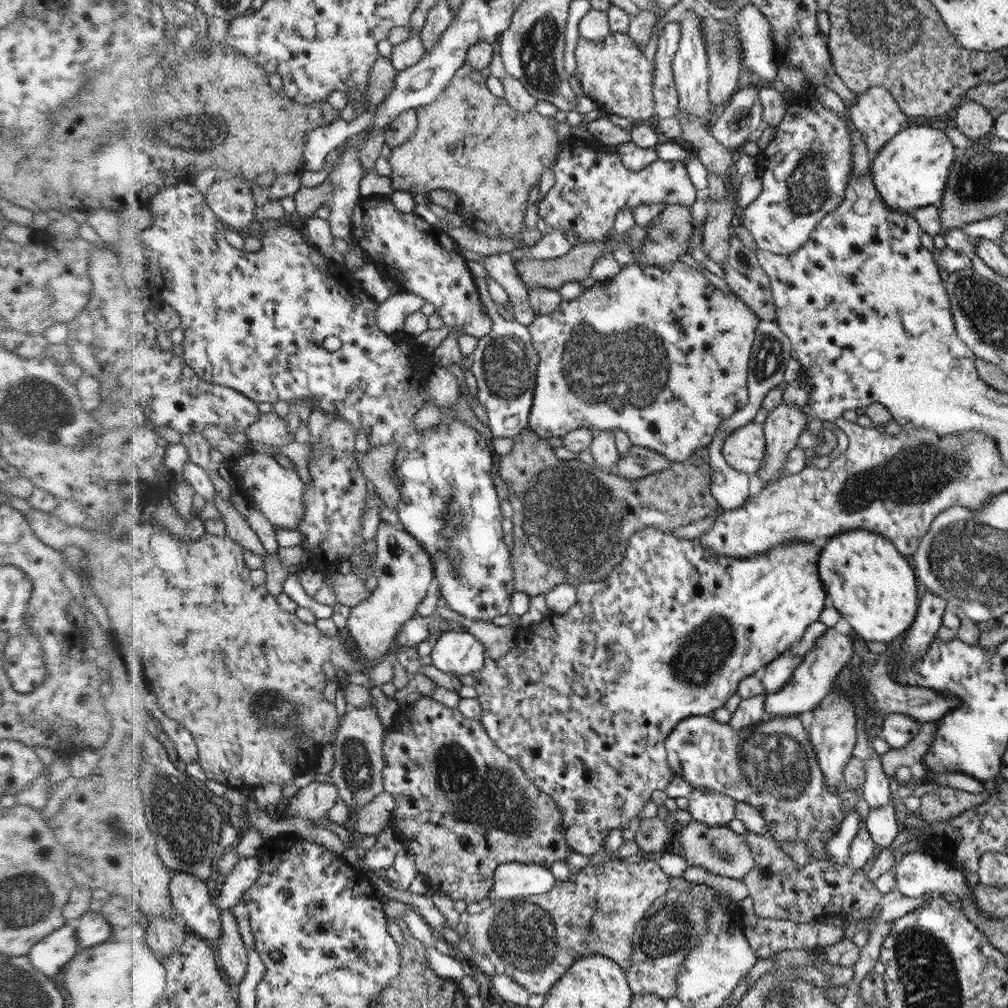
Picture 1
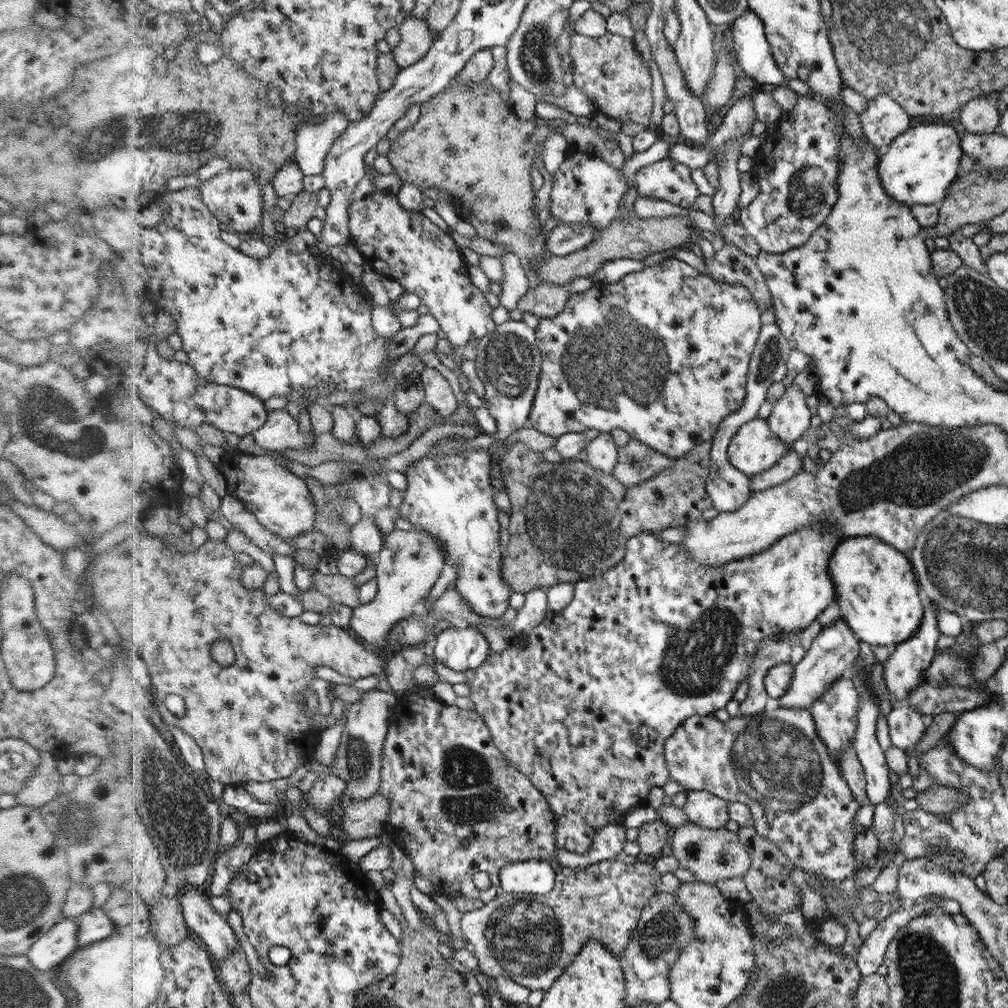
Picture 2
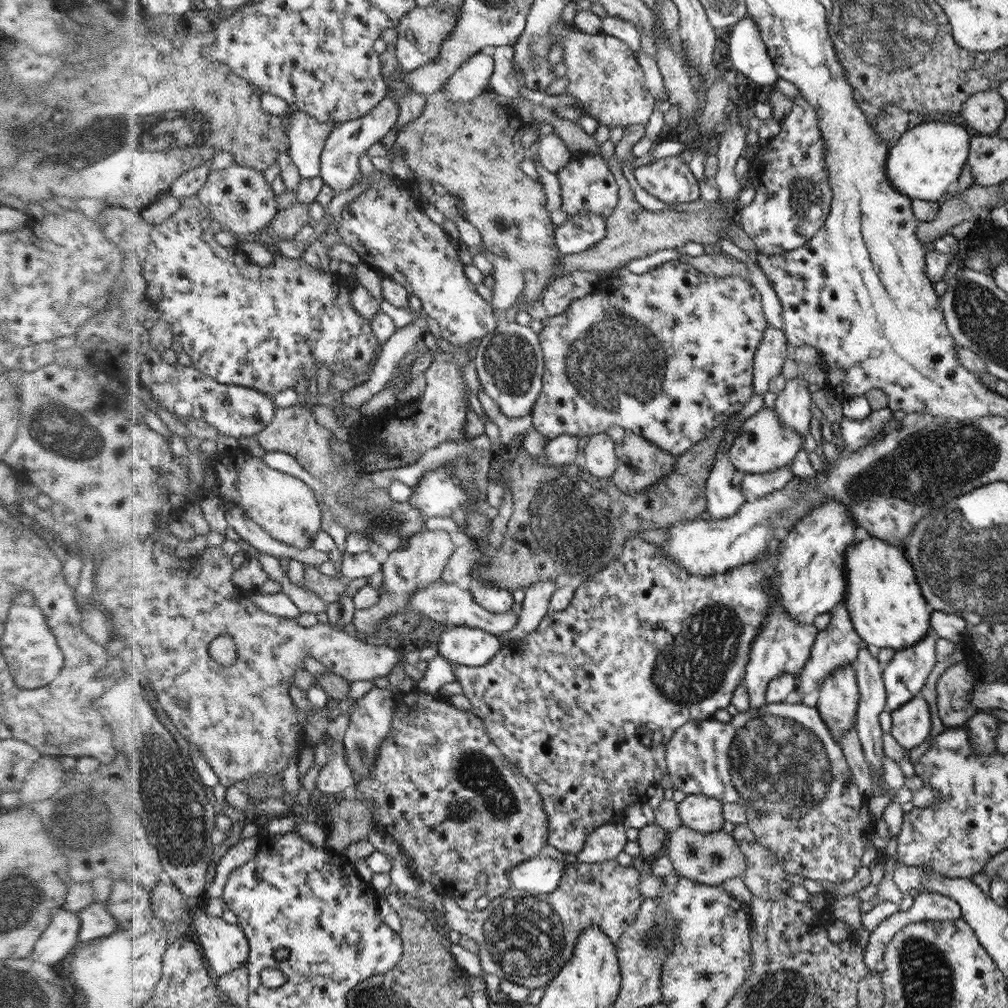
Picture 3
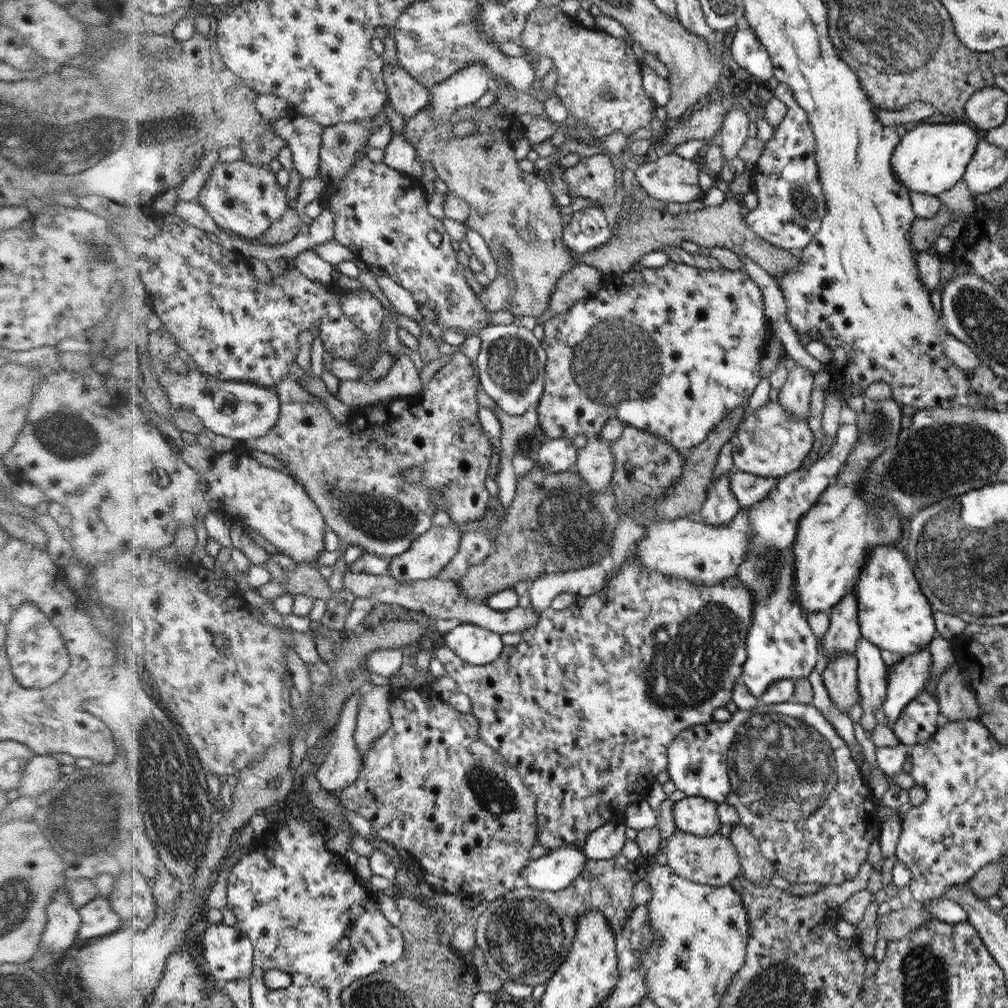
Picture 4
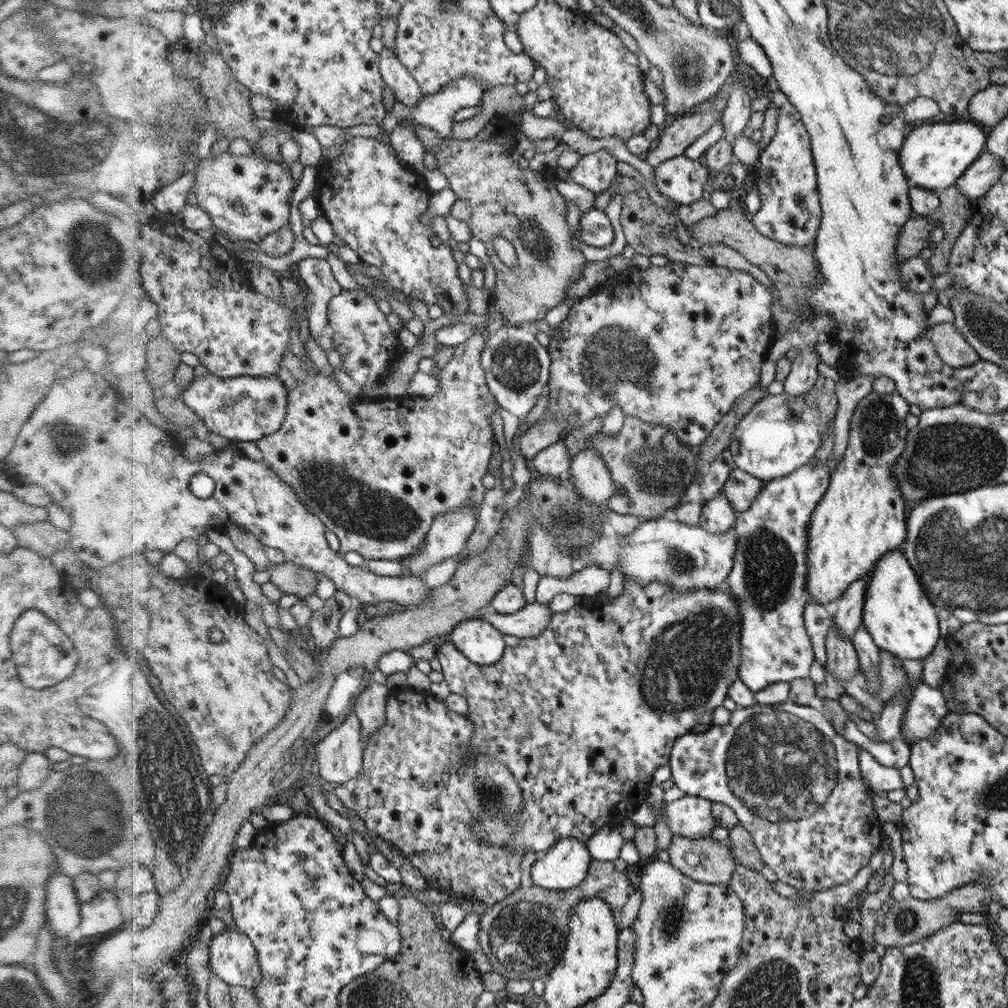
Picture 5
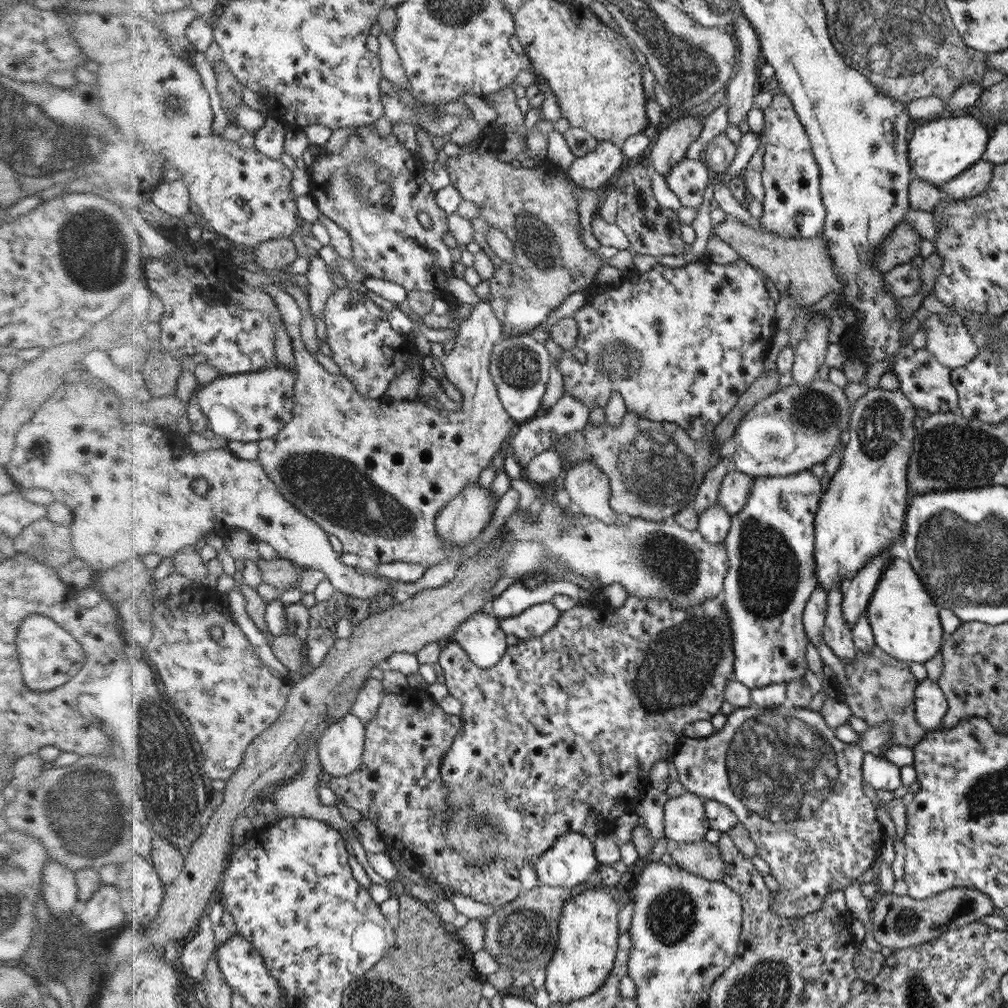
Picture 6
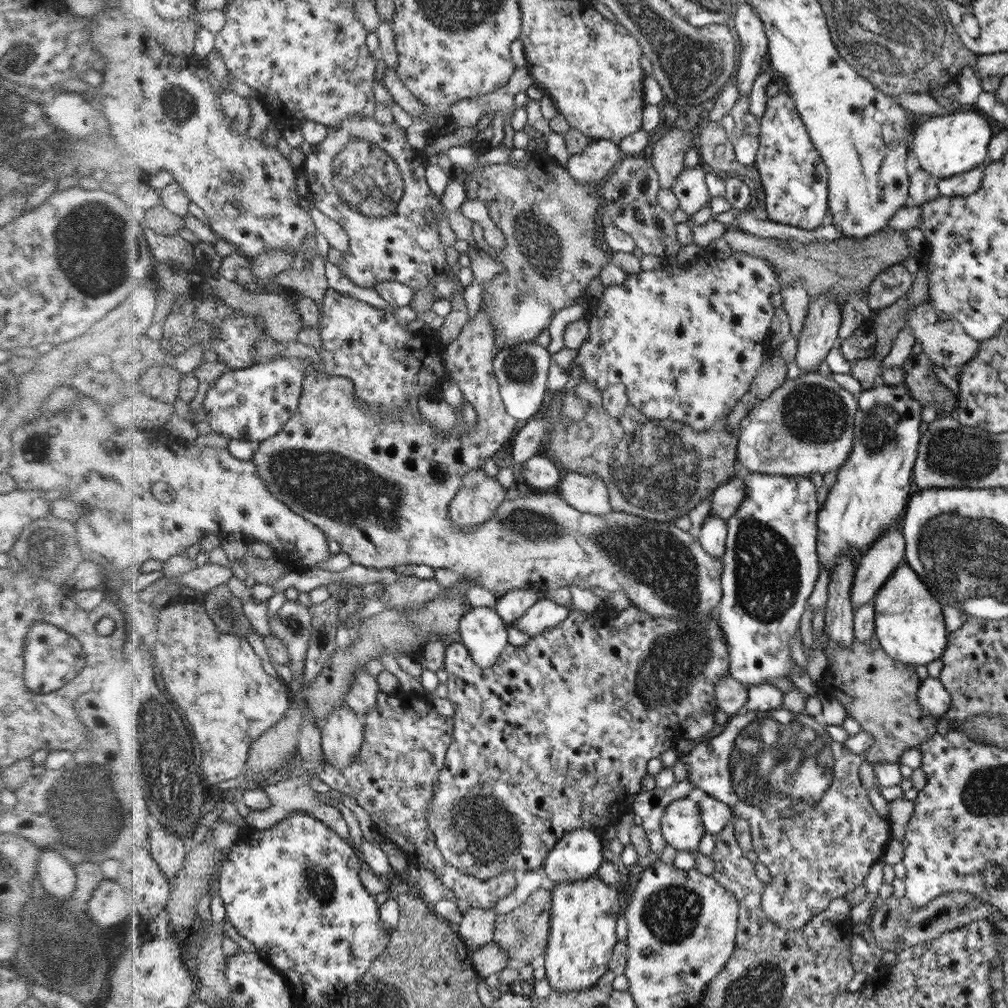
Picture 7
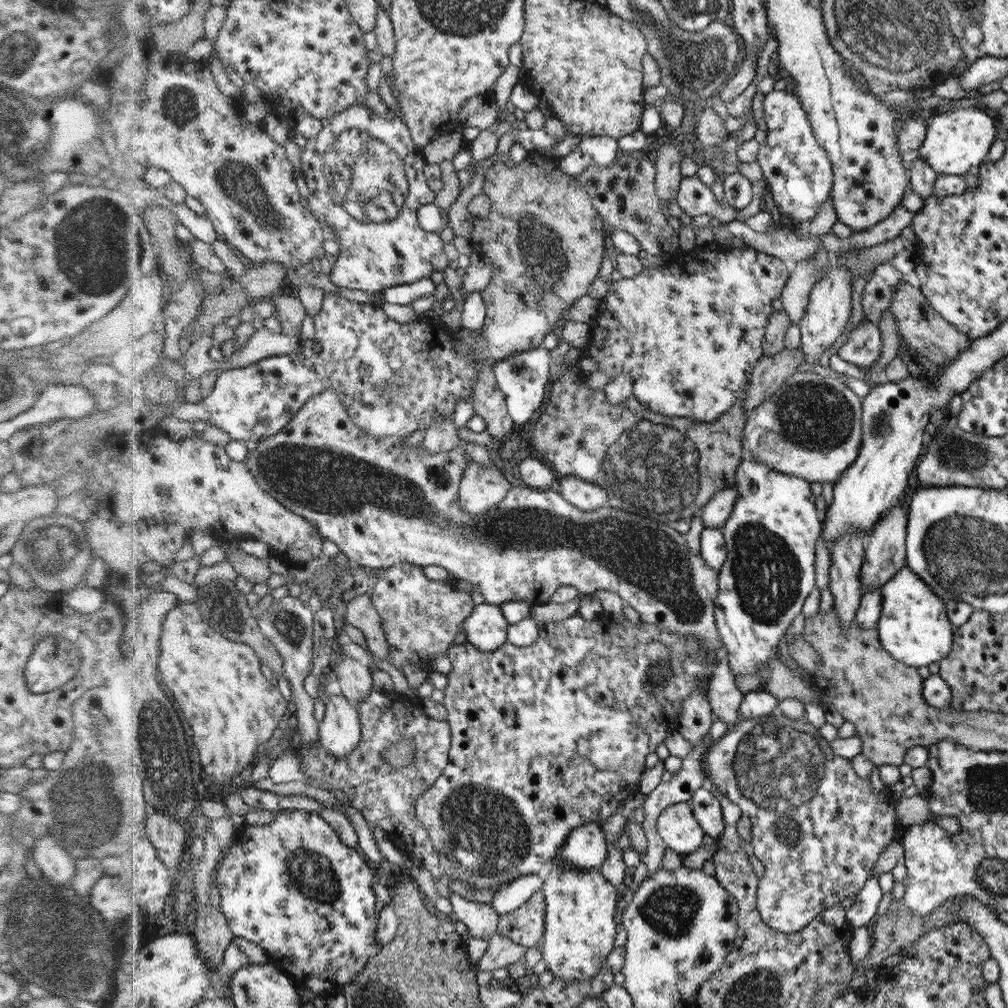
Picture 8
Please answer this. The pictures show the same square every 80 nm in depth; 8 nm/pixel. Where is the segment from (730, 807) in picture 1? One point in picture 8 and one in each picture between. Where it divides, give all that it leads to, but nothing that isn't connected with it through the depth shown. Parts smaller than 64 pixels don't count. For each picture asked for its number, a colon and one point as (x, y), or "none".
2: (706, 810)
3: (699, 812)
4: (695, 815)
5: (691, 817)
6: (685, 820)
7: (682, 827)
8: (679, 828)

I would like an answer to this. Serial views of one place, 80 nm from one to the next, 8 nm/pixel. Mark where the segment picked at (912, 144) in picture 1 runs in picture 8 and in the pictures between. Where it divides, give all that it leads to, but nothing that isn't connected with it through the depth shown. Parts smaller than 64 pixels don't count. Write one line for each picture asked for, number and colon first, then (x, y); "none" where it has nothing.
2: (919, 166)
3: (924, 163)
4: (930, 158)
5: (934, 156)
6: (940, 149)
7: (945, 144)
8: (955, 142)

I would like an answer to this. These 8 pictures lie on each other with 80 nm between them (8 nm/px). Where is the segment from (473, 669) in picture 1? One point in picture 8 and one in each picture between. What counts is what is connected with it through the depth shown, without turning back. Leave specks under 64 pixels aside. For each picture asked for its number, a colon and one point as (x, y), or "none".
2: (461, 648)
3: (470, 646)
4: (476, 645)
5: (477, 639)
6: (482, 637)
7: (482, 629)
8: (485, 628)

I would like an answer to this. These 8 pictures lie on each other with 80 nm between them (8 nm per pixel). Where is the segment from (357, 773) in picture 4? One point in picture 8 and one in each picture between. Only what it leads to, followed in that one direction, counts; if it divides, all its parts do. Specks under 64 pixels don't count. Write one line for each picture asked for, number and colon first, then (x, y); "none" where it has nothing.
5: (341, 754)
6: (342, 748)
7: (344, 733)
8: (341, 734)

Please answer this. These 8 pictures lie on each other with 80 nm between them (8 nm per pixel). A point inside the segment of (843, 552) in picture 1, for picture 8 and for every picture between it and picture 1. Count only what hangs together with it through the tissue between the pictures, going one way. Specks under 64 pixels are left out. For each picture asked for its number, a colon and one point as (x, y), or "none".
2: (876, 590)
3: (886, 608)
4: (893, 613)
5: (897, 611)
6: (906, 626)
7: (909, 624)
8: (914, 627)

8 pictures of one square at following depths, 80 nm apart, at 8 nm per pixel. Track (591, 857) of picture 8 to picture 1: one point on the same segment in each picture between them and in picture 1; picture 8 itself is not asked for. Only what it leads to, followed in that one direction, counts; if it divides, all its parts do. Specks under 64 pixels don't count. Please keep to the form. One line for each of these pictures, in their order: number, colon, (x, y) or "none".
1: (513, 879)
2: (530, 877)
3: (541, 875)
4: (558, 869)
5: (564, 866)
6: (568, 863)
7: (579, 854)

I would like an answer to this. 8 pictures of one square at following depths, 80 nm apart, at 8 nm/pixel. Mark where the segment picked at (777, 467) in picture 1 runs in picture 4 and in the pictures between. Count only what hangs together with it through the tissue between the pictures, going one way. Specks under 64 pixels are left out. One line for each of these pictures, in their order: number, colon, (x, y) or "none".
2: (790, 417)
3: (793, 403)
4: (794, 395)

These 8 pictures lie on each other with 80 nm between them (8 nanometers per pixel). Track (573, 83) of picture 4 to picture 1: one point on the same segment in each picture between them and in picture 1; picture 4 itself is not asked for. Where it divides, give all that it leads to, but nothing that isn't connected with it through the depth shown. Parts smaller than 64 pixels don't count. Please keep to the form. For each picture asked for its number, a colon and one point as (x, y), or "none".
1: (614, 72)
2: (607, 69)
3: (606, 82)

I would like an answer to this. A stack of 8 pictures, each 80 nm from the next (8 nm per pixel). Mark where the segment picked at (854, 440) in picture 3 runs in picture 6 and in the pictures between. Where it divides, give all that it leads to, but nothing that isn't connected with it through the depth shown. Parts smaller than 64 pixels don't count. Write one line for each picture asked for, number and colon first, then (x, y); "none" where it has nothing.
4: (781, 644)
5: (770, 579)
6: (770, 544)

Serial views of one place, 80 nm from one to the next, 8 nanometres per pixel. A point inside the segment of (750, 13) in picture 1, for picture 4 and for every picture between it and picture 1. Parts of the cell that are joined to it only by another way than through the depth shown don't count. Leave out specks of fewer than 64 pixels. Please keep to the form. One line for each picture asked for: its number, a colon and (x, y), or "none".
2: (749, 42)
3: (745, 49)
4: (749, 53)

